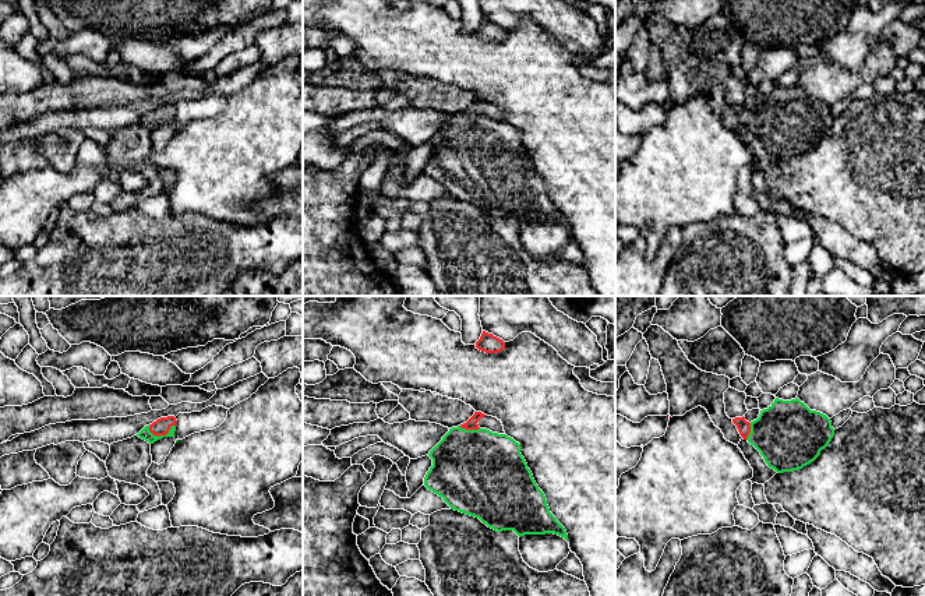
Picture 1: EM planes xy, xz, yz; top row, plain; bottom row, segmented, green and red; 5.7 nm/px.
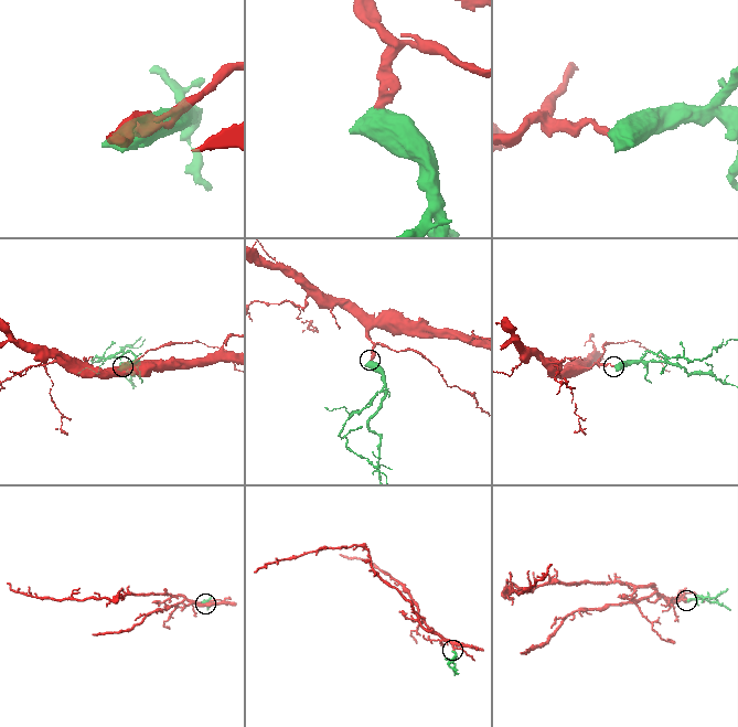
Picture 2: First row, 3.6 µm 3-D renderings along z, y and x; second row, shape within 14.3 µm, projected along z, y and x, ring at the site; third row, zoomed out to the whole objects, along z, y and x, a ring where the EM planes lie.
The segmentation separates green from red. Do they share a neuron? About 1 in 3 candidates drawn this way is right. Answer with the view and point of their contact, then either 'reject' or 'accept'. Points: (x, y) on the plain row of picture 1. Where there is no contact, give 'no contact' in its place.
xy (162, 123) | accept

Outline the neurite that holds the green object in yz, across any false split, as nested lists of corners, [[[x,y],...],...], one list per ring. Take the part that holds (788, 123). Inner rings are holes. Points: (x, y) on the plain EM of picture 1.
[[[798,85],[774,89],[753,109],[735,105],[741,124],[753,133],[777,161],[802,156],[813,149],[834,123],[830,106],[811,98]]]

